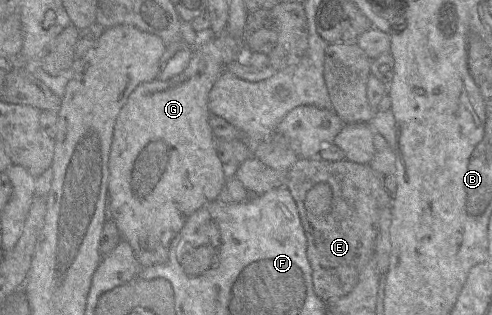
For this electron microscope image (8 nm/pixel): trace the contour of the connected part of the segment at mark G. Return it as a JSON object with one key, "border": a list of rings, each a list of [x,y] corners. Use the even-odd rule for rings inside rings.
{"border":[[[226,32],[214,36],[202,46],[194,47],[189,65],[179,75],[167,81],[154,79],[150,82],[138,85],[129,95],[117,116],[108,164],[108,194],[110,196],[111,219],[115,222],[121,234],[121,239],[129,243],[135,258],[144,267],[164,264],[168,260],[168,251],[171,241],[183,228],[187,218],[205,204],[216,200],[225,185],[229,169],[222,164],[215,150],[216,139],[212,134],[210,125],[212,114],[208,109],[208,99],[213,85],[218,80],[220,74],[225,70],[225,67],[237,59],[244,59],[242,57],[242,40],[239,41]]]}

